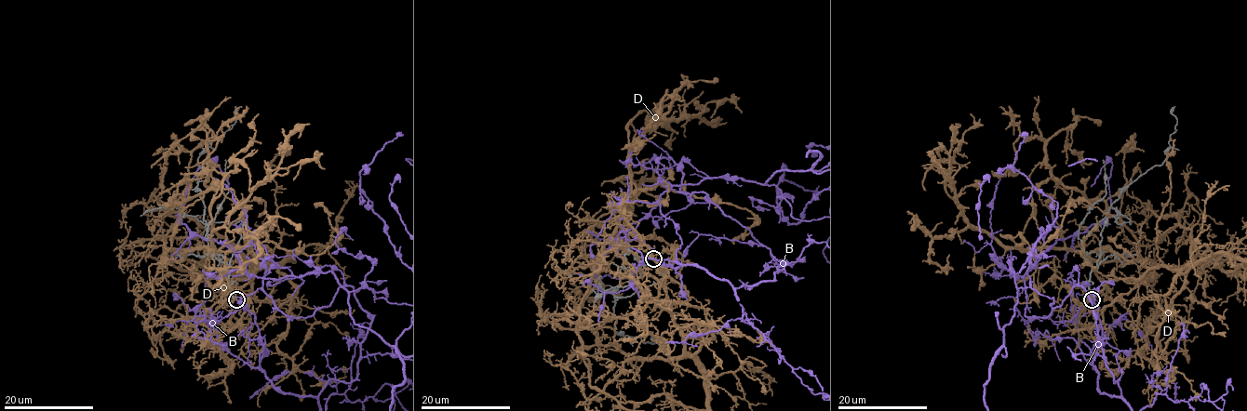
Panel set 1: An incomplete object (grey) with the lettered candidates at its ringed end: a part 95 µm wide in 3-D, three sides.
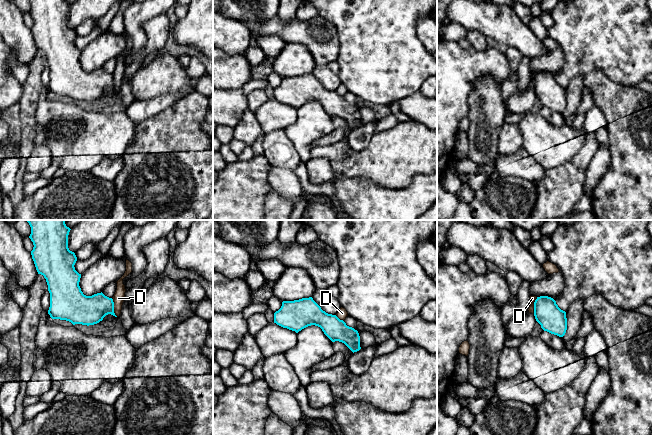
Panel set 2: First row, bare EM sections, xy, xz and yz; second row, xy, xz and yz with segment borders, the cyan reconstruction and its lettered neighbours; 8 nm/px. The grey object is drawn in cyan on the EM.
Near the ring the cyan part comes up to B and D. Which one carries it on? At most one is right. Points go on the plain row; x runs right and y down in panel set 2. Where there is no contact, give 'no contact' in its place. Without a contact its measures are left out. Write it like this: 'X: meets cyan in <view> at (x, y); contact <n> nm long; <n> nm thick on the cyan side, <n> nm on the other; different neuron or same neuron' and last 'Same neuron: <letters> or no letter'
B: no contact; same neuron
D: meets cyan in xy at (113, 83); contact 160 nm long; 240 nm thick on the cyan side, 90 nm on the other; different neuron
Same neuron: B

